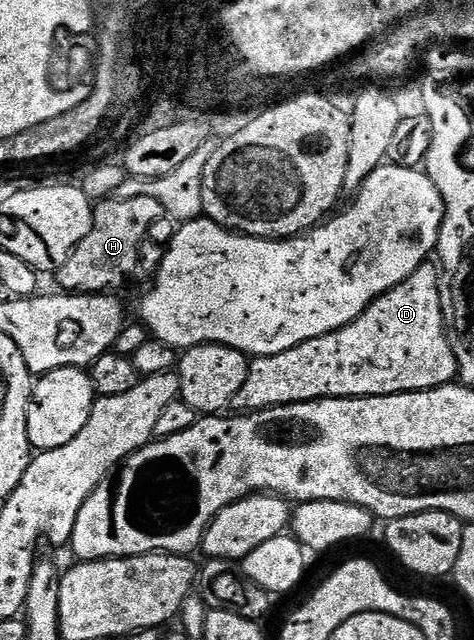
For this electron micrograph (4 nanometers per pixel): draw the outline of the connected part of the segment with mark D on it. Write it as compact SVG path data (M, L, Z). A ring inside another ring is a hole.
M427 261L407 281L395 285L387 293L383 293L377 299L374 299L371 306L362 313L355 321L351 321L343 329L333 331L325 335L322 339L312 339L295 349L287 349L278 355L259 355L249 364L247 381L243 381L243 389L235 393L231 407L234 412L248 413L251 411L262 411L268 407L278 407L284 403L306 403L312 399L366 399L368 395L402 395L412 391L430 391L436 387L448 387L458 378L457 362L455 353L449 350L447 336L445 333L445 318L441 316L441 276L436 266L432 267L432 262Z

